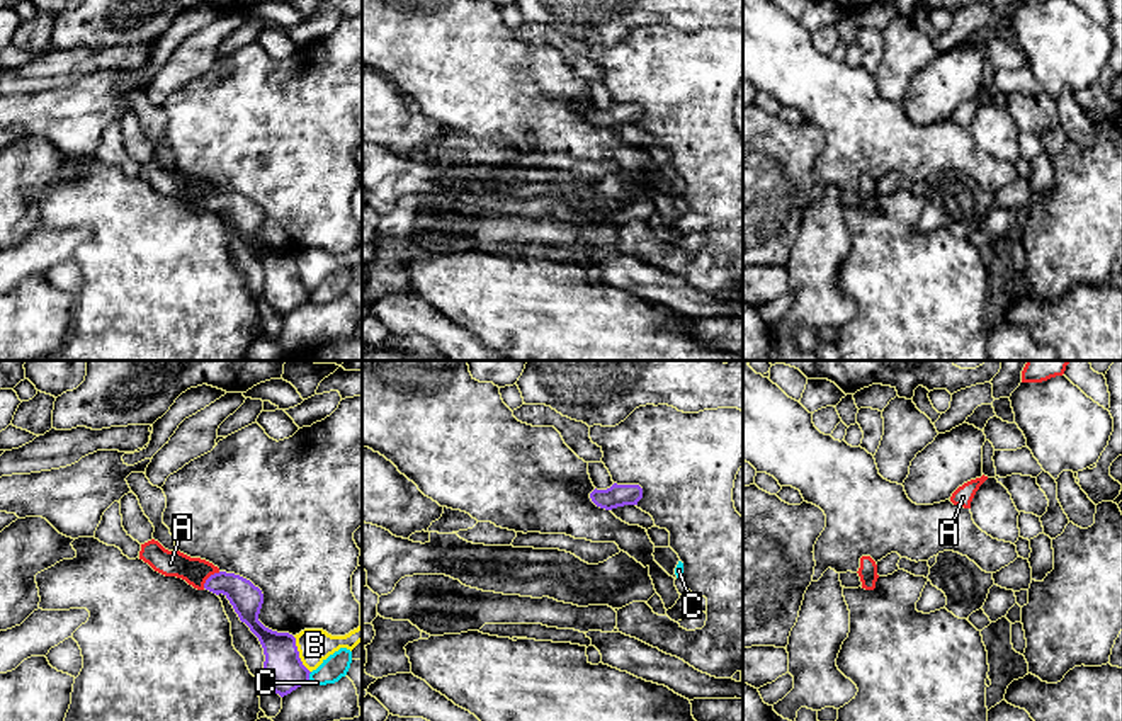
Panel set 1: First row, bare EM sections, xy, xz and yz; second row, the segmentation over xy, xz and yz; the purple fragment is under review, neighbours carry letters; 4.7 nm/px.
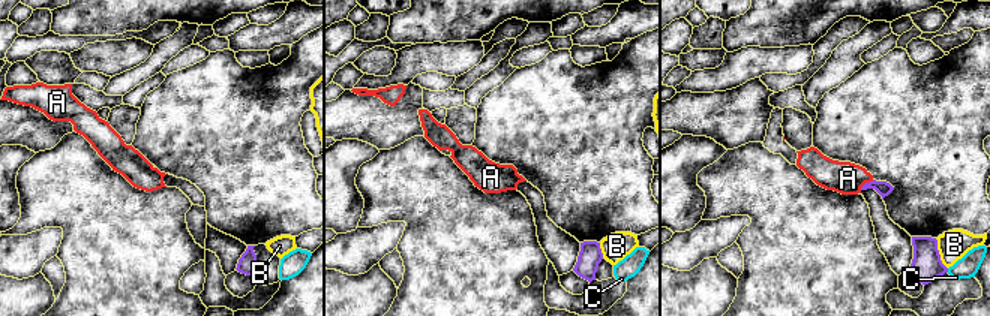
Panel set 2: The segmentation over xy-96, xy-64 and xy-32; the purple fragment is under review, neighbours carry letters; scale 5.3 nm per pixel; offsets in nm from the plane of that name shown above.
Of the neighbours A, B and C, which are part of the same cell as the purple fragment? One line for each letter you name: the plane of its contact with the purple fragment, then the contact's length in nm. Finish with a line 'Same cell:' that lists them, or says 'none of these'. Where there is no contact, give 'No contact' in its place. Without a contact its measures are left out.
A: Touches purple in xy. Shared border 120 nm
Same cell: A

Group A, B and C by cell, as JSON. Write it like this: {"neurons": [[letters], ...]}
{"neurons": [["A"], ["B"], ["C"]]}

